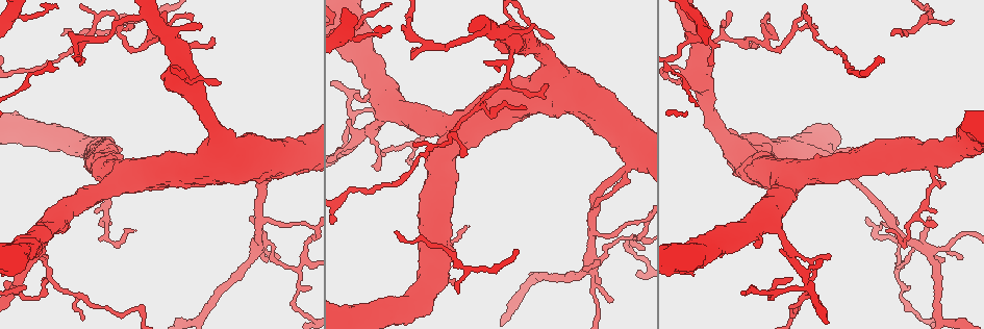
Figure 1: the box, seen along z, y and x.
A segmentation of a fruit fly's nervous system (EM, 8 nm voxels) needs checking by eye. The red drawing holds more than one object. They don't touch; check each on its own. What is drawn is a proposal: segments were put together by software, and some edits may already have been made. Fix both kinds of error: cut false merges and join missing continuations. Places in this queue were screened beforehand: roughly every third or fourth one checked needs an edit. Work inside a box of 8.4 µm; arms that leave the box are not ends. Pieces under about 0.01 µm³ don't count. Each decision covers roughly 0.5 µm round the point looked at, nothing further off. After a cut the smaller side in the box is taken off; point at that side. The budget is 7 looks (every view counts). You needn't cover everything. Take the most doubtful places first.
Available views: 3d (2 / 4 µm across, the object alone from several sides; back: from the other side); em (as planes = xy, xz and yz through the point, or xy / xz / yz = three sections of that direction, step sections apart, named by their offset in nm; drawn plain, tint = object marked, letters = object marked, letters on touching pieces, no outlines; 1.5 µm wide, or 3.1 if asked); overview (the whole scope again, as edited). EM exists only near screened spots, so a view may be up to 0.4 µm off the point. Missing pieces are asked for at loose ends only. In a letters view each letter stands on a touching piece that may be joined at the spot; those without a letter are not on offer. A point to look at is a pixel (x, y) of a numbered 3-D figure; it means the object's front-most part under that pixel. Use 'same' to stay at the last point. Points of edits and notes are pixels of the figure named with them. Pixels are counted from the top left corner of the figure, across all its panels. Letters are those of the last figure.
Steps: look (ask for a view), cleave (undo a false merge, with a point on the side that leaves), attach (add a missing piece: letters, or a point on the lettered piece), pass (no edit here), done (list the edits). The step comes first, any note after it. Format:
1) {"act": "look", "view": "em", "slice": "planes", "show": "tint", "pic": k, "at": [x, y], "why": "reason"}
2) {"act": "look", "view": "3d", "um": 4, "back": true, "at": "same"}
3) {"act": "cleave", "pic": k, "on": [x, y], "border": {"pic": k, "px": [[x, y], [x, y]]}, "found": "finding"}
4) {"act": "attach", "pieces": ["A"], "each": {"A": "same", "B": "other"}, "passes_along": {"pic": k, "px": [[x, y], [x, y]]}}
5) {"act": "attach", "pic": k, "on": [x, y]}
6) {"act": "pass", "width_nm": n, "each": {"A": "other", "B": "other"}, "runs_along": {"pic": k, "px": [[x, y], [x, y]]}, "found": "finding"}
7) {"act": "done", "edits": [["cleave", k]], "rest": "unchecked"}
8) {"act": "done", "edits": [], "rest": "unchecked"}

{"act": "look", "view": "em", "slice": "xy", "step": 8, "show": "tint", "pic": 1, "at": [934, 170], "why": "thick turns thin"}

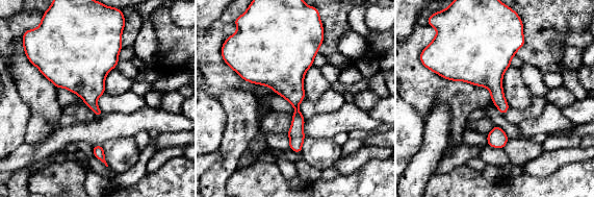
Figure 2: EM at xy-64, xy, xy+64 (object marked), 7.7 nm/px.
{"act": "look", "view": "em", "slice": "planes", "show": "letters", "at": "same"}

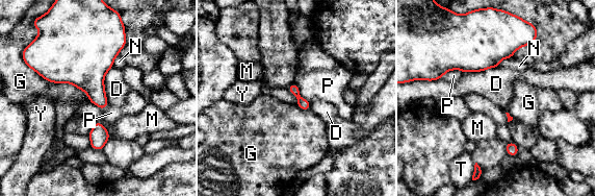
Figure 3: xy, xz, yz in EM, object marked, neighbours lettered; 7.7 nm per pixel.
{"act": "pass", "width_nm": 80, "each": {"D": "other", "G": "other", "M": "other", "N": "other", "P": "other", "T": "other", "Y": "other"}, "found": "one neuron here"}

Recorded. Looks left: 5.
{"act": "look", "view": "em", "slice": "planes", "show": "letters", "pic": 1, "at": [808, 287], "why": "three arms meet"}

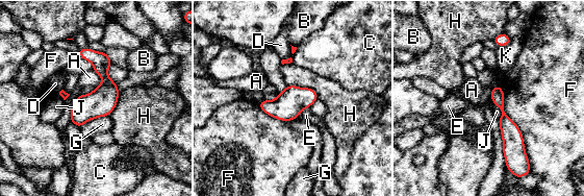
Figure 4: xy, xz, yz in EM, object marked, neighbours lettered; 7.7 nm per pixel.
{"act": "pass", "width_nm": 220, "each": {"A": "other", "B": "other", "C": "other", "D": "other", "E": "other", "F": "other", "G": "other", "H": "other", "J": "other", "K": "other"}, "border": {"pic": 4, "px": [[108, 115], [93, 118], [79, 127]]}, "found": "all the same neuron"}

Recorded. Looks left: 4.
{"act": "look", "view": "em", "slice": "planes", "show": "letters", "pic": 1, "at": [532, 24], "why": "an open end"}

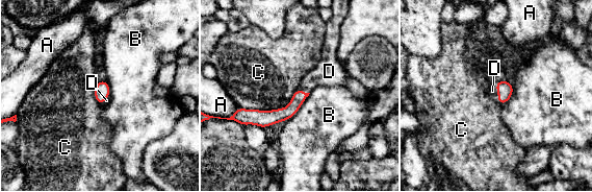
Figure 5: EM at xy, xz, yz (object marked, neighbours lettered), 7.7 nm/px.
{"act": "attach", "pieces": ["D"], "longest_contact_nm": ["C", 480], "each": {"A": "other", "B": "other", "C": "other", "D": "same"}, "passes_along": {"pic": 5, "px": [[505, 90], [497, 92], [492, 91]]}, "found": "the neuron continues"}

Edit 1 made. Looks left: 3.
{"act": "done", "edits": [["attach", 5]], "rest": "unchecked"}

